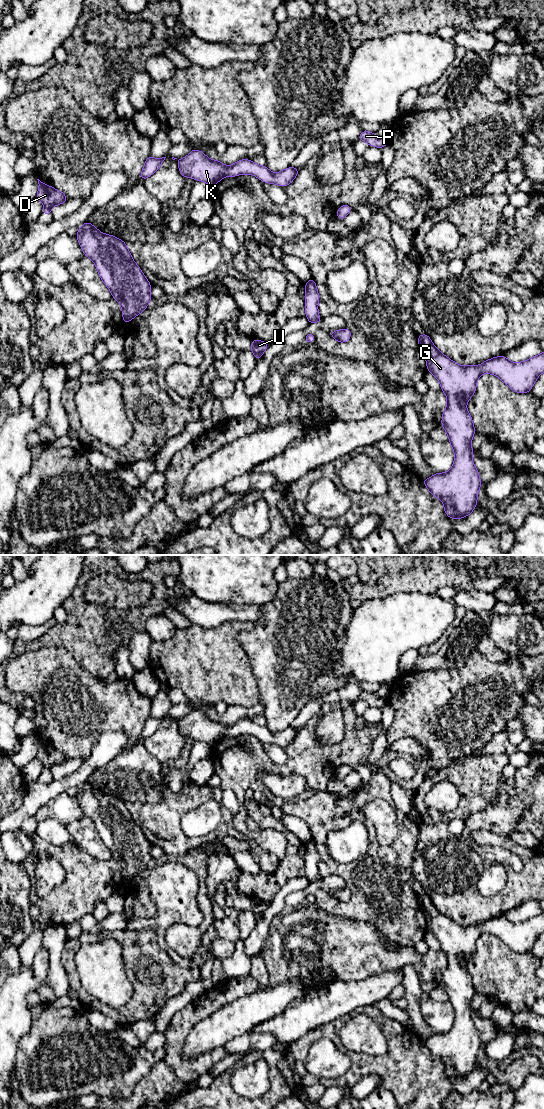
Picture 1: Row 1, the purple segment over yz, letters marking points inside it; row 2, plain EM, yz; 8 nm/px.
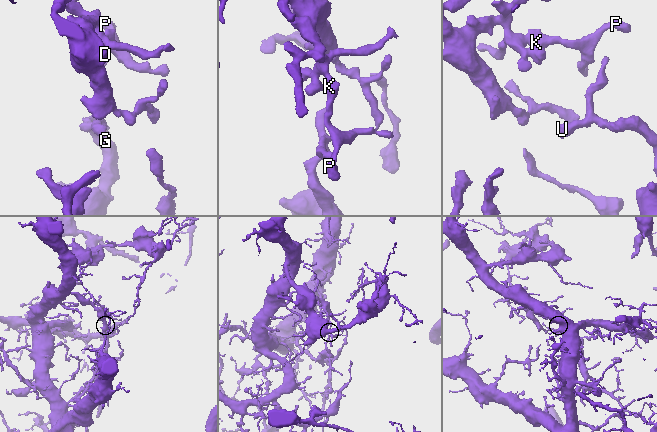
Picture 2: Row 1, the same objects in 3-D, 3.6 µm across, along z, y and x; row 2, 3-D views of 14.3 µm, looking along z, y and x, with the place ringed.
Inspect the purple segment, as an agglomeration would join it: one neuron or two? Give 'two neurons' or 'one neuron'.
one neuron

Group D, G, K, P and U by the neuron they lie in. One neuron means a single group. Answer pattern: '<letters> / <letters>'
D G K P U

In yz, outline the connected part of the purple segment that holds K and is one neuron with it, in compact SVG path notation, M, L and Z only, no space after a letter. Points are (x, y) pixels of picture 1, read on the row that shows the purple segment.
M192 149L187 157L177 160L183 177L206 182L210 187L215 186L224 177L235 177L241 174L251 174L264 183L285 187L292 183L299 172L299 168L288 167L278 173L272 173L267 166L257 165L248 159L226 166L219 160L209 159L202 151Z

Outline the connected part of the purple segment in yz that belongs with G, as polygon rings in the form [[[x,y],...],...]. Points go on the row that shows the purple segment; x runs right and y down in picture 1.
[[[427,334],[418,335],[418,344],[423,352],[427,371],[439,381],[441,390],[447,396],[447,407],[442,414],[441,426],[445,429],[449,442],[454,449],[454,464],[446,473],[435,473],[431,478],[422,479],[431,495],[442,500],[446,515],[454,521],[470,515],[478,504],[477,496],[481,486],[478,470],[472,461],[472,437],[476,431],[473,420],[466,409],[468,400],[474,395],[478,378],[483,374],[499,377],[516,393],[529,393],[539,375],[544,372],[544,352],[526,361],[514,363],[505,356],[491,358],[481,365],[461,366],[443,355]]]

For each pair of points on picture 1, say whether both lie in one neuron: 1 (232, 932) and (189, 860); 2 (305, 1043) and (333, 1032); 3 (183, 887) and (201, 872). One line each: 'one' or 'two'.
1: two
2: one
3: two

